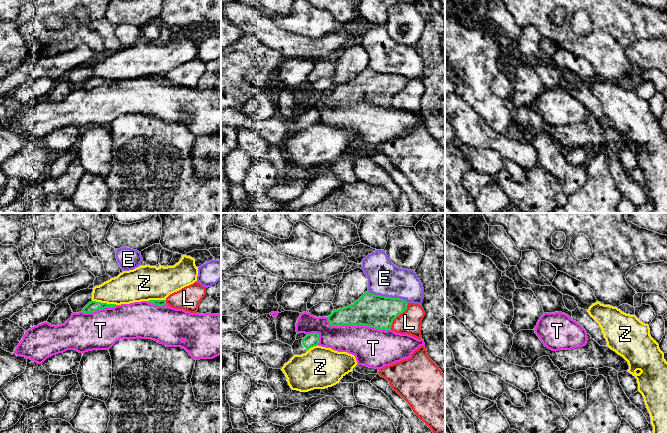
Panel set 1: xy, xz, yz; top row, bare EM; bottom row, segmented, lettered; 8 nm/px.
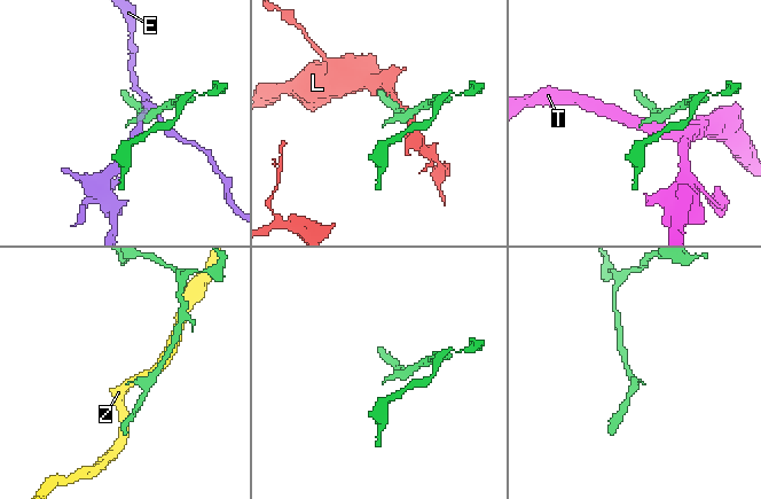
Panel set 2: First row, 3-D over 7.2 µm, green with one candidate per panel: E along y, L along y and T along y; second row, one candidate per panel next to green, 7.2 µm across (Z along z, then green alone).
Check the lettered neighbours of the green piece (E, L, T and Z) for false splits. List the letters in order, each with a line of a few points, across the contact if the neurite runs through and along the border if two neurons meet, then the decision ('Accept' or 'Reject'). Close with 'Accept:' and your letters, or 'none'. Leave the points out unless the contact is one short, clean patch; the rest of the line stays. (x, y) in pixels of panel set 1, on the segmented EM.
E: Reject
L: Reject
T: Reject
Z: Reject
Accept: none

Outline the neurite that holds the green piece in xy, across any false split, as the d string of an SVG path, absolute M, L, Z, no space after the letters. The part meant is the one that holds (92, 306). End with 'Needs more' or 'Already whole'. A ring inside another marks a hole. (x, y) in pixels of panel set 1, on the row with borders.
M91 301L83 308L82 312L83 313L93 313L93 312L100 310L100 309L112 308L115 306L117 306L117 305Z. Already whole

